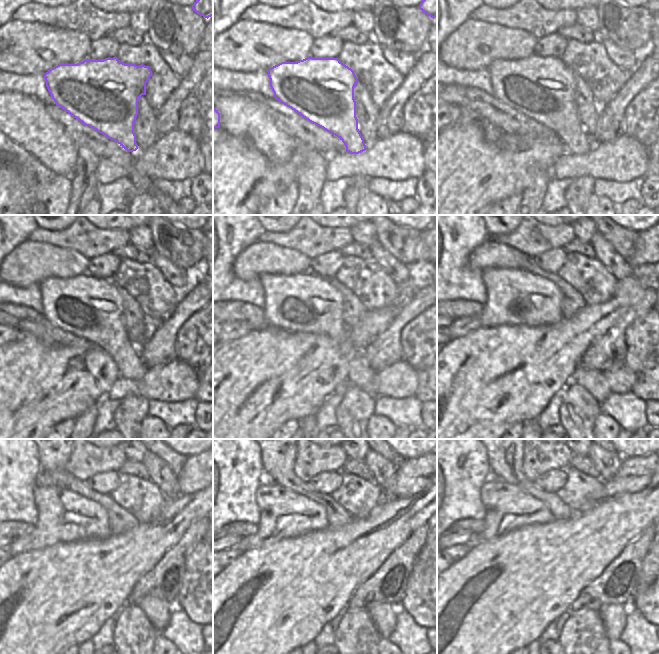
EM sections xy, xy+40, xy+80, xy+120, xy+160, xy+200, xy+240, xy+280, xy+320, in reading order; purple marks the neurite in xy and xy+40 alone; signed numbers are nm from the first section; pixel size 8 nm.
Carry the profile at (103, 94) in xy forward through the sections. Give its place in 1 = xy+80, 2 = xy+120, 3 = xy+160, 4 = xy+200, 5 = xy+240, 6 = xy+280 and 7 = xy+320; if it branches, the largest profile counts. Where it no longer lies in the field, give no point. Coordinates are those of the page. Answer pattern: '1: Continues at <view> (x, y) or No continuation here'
1: Continues at xy+80 (542, 89)
2: Continues at xy+120 (90, 308)
3: Continues at xy+160 (307, 303)
4: Continues at xy+200 (515, 297)
5: Continues at xy+240 (63, 516)
6: Continues at xy+280 (284, 514)
7: Continues at xy+320 (507, 507)

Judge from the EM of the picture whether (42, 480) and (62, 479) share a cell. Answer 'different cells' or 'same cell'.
same cell

